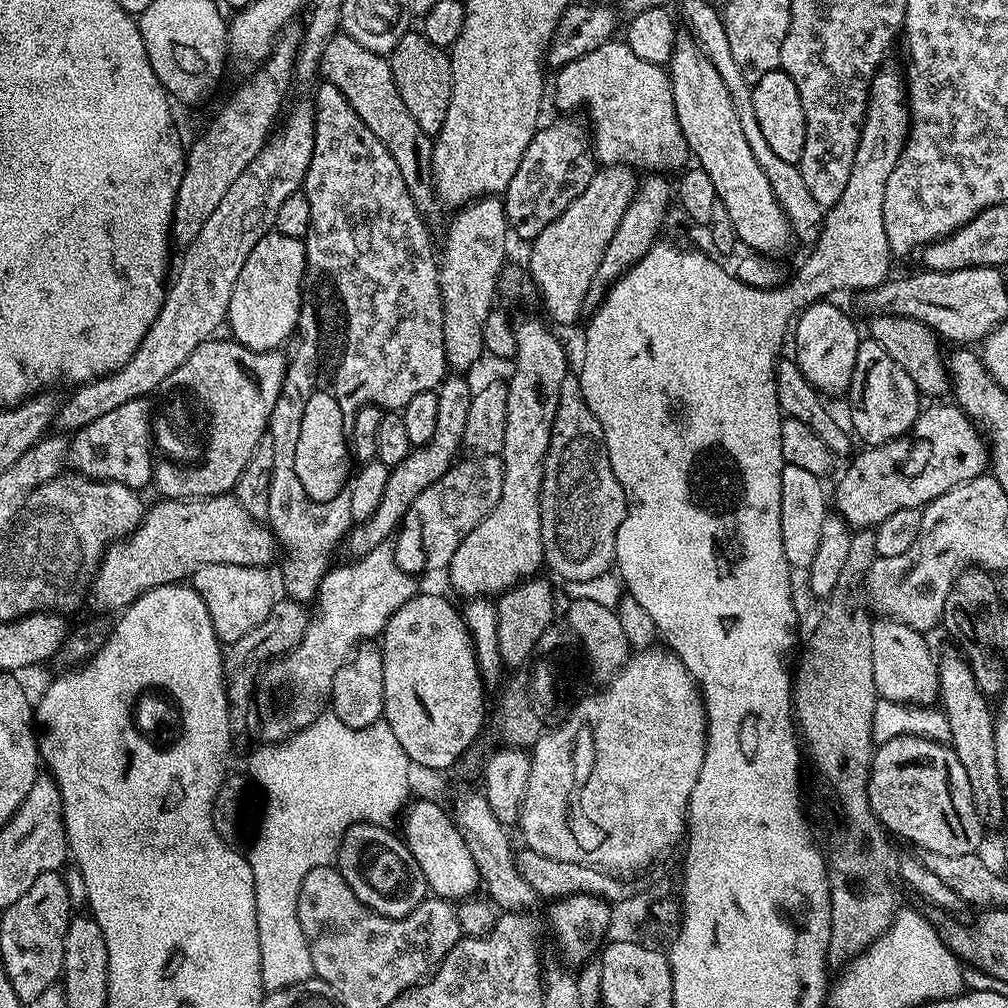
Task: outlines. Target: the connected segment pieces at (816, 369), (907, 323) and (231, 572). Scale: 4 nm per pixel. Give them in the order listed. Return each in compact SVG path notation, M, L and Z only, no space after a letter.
M832 302L811 304L797 315L794 321L794 359L802 374L821 396L843 397L850 386L850 378L854 378L854 362L858 358L862 332L856 329L855 322L838 305L828 303Z
M873 316L867 322L867 335L874 342L878 342L878 346L882 346L882 350L886 350L886 354L890 354L890 358L894 358L894 362L898 362L898 366L906 370L906 374L910 374L910 382L914 382L921 397L944 398L949 395L950 381L946 356L943 351L940 353L941 341L931 328L905 316Z
M215 564L202 566L190 577L191 587L206 602L206 610L210 610L210 622L214 622L216 637L221 645L231 646L238 643L254 626L262 626L274 610L278 599L278 580L268 573L267 567L238 566L237 564Z

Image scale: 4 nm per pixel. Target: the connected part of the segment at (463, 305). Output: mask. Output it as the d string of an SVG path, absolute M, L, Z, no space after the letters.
M481 196L479 200L469 200L468 203L463 205L453 216L456 217L453 218L452 225L448 228L448 242L444 246L444 256L442 252L438 260L438 267L440 269L440 297L444 303L444 349L446 350L446 362L448 363L449 369L464 374L467 373L467 368L472 368L479 362L480 356L483 357L485 355L482 326L484 325L484 319L494 311L492 299L497 299L500 271L506 266L504 255L508 252L508 236L510 237L510 229L508 227L508 215L504 209L503 199L497 198L496 196Z

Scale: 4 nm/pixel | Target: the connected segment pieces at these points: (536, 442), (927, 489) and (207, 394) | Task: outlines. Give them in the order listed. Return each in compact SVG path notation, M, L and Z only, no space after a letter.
M543 319L540 320L519 320L515 321L516 329L516 355L514 357L514 365L516 369L512 372L512 377L507 377L508 397L506 398L506 438L502 450L498 453L500 461L504 464L504 481L502 482L502 498L498 502L498 506L494 506L494 510L490 510L490 514L486 514L486 518L482 518L482 522L478 522L478 526L474 526L474 530L470 530L470 534L466 534L466 538L462 538L462 542L458 546L458 550L454 550L454 558L450 558L446 569L448 580L452 583L452 588L456 592L461 592L464 598L496 598L501 592L509 592L515 584L520 584L523 580L535 577L539 568L544 564L544 547L542 546L542 530L540 529L540 491L542 490L542 482L544 481L544 463L546 462L546 454L550 446L550 434L554 426L554 414L558 414L558 394L562 394L562 378L566 378L570 374L568 368L568 356L564 353L564 348L560 345L560 340L551 332L553 329L549 327Z
M955 403L937 404L940 404L937 408L925 407L921 411L907 439L901 438L891 440L886 444L868 446L863 449L865 452L858 453L857 451L851 457L852 465L841 474L840 481L836 484L836 496L834 492L835 511L847 522L849 529L875 529L878 524L886 521L890 514L895 514L898 510L923 509L924 505L929 504L934 498L946 494L946 490L970 478L985 475L990 464L990 457L986 441L978 431L977 425L973 424L972 419L962 409L957 408Z
M213 338L210 340L203 340L199 346L194 350L194 354L190 354L190 358L186 358L186 362L182 362L182 366L178 366L178 370L174 370L172 375L171 383L173 385L177 384L180 388L189 388L198 399L204 400L204 404L208 407L208 412L212 415L212 422L210 418L210 427L206 432L206 447L203 449L203 457L197 462L193 463L191 466L185 466L183 463L175 462L163 462L164 464L157 463L155 465L152 474L152 484L154 488L160 491L159 495L166 500L202 500L205 496L223 496L225 494L231 493L235 489L238 478L242 474L242 470L246 470L246 466L250 463L253 456L257 455L258 449L256 448L260 444L260 439L265 439L266 433L269 431L272 422L272 411L274 406L278 402L280 393L284 390L284 375L288 369L288 360L286 359L285 353L283 356L283 351L273 350L270 352L255 352L250 350L246 346L242 346L237 340L231 338L225 338L225 340L220 340L221 338Z

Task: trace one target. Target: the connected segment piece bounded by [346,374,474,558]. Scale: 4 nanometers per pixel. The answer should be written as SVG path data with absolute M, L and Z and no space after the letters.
M460 374L445 375L444 381L439 388L435 389L438 398L438 423L434 425L434 434L430 442L413 447L402 462L398 462L396 468L388 473L388 481L384 487L382 498L378 502L378 510L370 519L363 521L359 526L353 527L346 537L346 548L353 553L353 557L359 558L370 554L378 545L389 539L388 535L395 533L400 528L404 516L414 506L414 498L426 490L434 482L438 482L446 475L457 461L456 451L461 450L464 443L463 435L466 431L466 418L469 416L469 407L473 386L464 381L465 377Z

